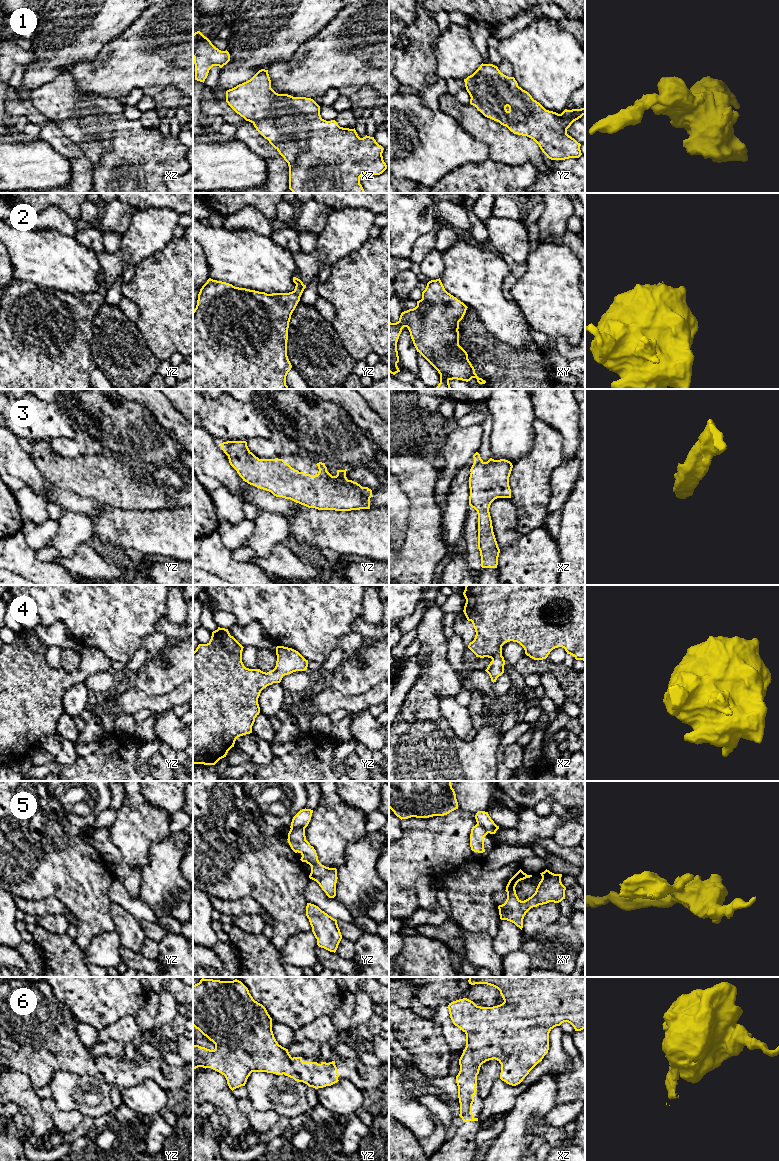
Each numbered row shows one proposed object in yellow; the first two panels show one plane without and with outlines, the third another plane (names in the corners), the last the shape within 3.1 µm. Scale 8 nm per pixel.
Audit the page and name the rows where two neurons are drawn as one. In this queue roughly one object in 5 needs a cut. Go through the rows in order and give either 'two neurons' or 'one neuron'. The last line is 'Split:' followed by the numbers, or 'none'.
1: one neuron
2: one neuron
3: one neuron
4: one neuron
5: two neurons
6: one neuron
Split: 5

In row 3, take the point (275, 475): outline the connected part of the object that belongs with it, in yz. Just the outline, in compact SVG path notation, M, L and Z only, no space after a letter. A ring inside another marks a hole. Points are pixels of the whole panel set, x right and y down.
M227 441L220 443L224 453L228 456L230 465L237 471L243 481L257 488L271 492L276 497L290 499L296 503L304 505L308 508L315 508L318 510L335 510L335 511L351 511L360 509L370 509L370 498L372 497L372 490L368 487L362 487L357 482L348 480L345 470L337 470L337 475L332 476L328 471L325 463L319 462L319 472L312 476L299 472L292 468L283 459L259 459L248 448L246 441Z

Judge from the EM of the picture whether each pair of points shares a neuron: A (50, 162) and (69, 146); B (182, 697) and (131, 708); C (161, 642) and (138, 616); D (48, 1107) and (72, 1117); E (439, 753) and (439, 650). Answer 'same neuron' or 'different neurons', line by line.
A: different neurons
B: same neuron
C: different neurons
D: same neuron
E: same neuron

